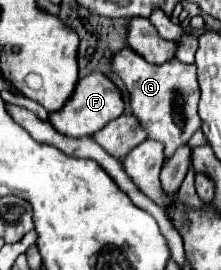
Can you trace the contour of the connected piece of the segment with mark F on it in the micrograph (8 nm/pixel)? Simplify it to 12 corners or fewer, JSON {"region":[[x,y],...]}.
{"region":[[94,71],[78,81],[50,123],[94,135],[124,113],[120,89]]}

